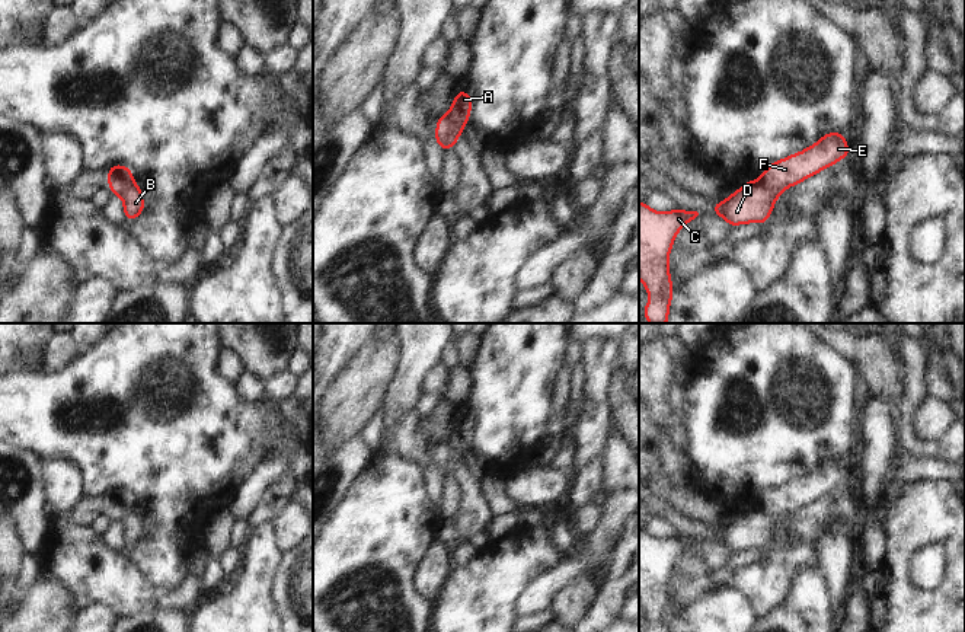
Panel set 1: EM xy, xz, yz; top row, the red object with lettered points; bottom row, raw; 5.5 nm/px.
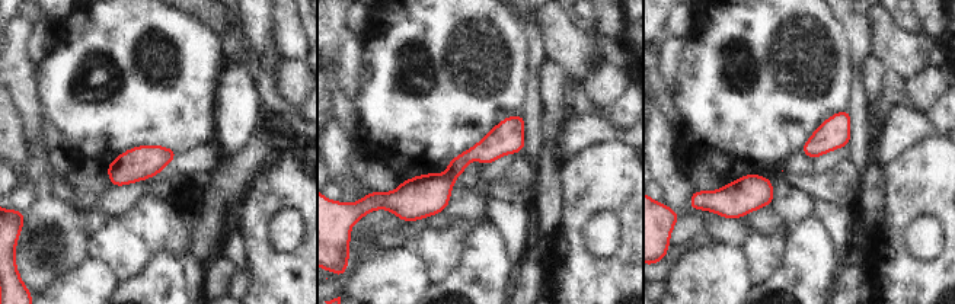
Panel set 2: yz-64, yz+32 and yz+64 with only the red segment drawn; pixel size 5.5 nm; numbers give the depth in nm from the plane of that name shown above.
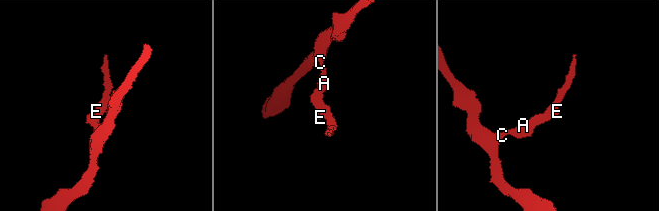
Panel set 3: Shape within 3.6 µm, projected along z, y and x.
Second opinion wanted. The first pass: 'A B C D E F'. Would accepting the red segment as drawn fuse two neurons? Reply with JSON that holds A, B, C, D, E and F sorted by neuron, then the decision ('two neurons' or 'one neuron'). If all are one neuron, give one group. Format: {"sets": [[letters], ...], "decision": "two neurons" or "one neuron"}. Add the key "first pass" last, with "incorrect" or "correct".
{"sets": [["A", "B", "C", "D"], ["E", "F"]], "decision": "two neurons", "first pass": "incorrect"}

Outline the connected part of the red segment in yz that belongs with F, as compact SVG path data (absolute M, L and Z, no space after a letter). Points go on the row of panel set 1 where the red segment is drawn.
M833 131L806 150L767 166L760 182L783 192L789 185L796 186L801 181L844 157L849 157L849 144L841 133Z

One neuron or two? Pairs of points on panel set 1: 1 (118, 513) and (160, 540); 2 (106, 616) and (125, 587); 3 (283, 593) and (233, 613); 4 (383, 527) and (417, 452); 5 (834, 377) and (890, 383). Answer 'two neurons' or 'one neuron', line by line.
1: two neurons
2: two neurons
3: two neurons
4: two neurons
5: two neurons

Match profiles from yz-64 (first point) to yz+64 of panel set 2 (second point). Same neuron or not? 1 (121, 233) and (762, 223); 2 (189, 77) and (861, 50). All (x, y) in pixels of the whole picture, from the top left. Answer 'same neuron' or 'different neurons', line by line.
1: different neurons
2: different neurons

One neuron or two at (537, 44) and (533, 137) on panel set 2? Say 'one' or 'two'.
one

